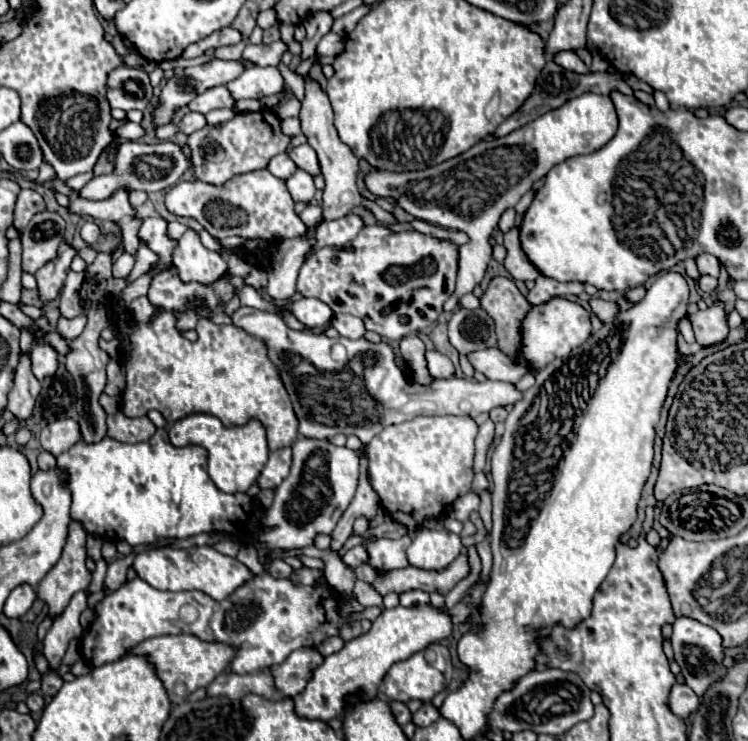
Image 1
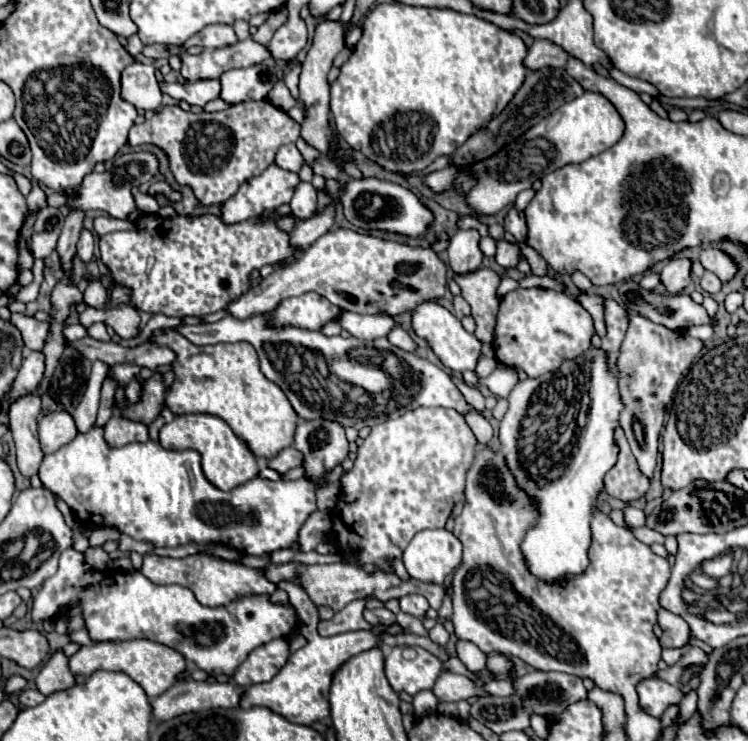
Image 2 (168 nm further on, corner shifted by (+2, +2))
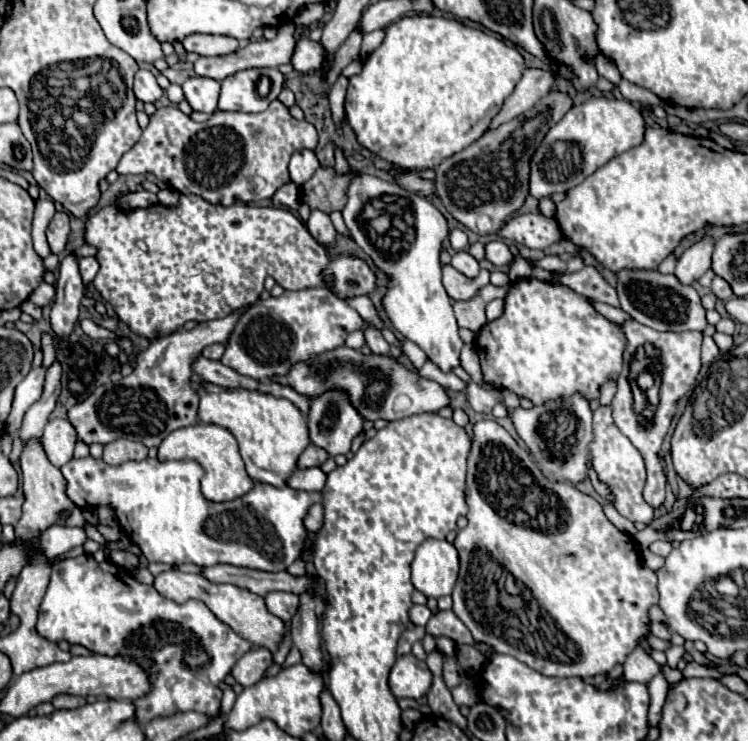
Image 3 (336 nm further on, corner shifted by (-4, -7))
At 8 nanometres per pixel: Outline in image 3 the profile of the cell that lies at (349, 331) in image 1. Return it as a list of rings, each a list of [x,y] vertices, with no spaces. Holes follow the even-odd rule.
[[[368,326],[368,328],[364,330],[364,338],[366,338],[366,346],[368,346],[374,354],[388,354],[390,344],[384,340],[384,336],[382,336],[380,330]]]

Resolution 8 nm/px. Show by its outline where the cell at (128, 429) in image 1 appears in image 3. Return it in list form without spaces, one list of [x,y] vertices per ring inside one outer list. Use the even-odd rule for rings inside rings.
[[[120,438],[120,440],[114,440],[110,444],[104,446],[104,456],[102,460],[106,464],[112,464],[112,466],[118,466],[122,462],[128,462],[128,460],[142,460],[148,456],[148,448],[142,446],[142,442],[132,442],[132,440],[126,440],[126,438]]]

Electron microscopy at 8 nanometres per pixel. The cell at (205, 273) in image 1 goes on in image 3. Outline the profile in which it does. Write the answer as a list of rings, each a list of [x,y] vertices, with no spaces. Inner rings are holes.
[[[274,100],[264,112],[258,114],[242,114],[242,112],[222,112],[216,110],[210,120],[194,122],[188,114],[184,114],[178,106],[166,106],[156,110],[150,118],[150,124],[142,132],[140,140],[122,156],[118,164],[118,174],[146,174],[152,172],[158,180],[166,182],[180,194],[196,194],[210,204],[232,206],[234,202],[254,204],[258,200],[272,198],[274,190],[288,182],[288,160],[292,152],[308,148],[314,150],[318,144],[318,134],[312,124],[306,120],[296,120],[290,116],[288,108]]]

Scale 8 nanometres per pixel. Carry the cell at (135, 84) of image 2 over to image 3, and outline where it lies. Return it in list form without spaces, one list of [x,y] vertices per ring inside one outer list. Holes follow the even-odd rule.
[[[138,70],[134,76],[134,94],[144,104],[156,104],[162,96],[162,88],[156,82],[156,76],[148,70]]]

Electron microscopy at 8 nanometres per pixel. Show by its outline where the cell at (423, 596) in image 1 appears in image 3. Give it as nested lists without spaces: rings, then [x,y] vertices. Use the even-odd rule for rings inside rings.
[[[412,606],[410,608],[410,620],[412,620],[412,624],[416,624],[416,626],[426,626],[426,622],[430,620],[430,610],[428,610],[428,606]]]

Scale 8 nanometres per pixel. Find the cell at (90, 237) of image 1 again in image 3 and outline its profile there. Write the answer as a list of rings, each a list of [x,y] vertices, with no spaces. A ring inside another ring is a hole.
[[[90,256],[90,258],[80,258],[78,266],[80,266],[82,280],[84,280],[84,284],[88,286],[88,284],[96,278],[96,274],[98,274],[98,260],[96,260],[94,256]]]

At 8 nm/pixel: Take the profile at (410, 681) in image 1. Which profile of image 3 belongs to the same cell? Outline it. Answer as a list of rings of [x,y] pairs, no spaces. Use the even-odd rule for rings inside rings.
[[[414,654],[398,656],[396,664],[390,670],[390,690],[396,698],[414,698],[420,700],[428,694],[432,686],[432,672],[424,660],[418,660]]]

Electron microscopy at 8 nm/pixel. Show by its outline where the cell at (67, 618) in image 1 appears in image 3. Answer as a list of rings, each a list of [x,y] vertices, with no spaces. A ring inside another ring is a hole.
[[[58,694],[52,698],[54,708],[78,708],[84,704],[86,704],[86,700],[82,696],[72,696],[72,694]]]

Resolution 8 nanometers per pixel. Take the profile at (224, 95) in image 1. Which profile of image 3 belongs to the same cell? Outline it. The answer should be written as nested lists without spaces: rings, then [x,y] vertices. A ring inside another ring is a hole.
[[[188,78],[182,84],[184,96],[192,110],[196,112],[214,112],[218,104],[218,94],[220,94],[220,82],[212,78]]]

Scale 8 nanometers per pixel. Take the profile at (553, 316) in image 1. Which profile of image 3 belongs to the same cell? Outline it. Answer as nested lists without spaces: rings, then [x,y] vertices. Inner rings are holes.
[[[520,280],[512,284],[504,300],[504,314],[482,326],[474,346],[486,382],[498,390],[510,388],[518,396],[530,398],[532,404],[542,404],[546,398],[574,392],[586,394],[590,400],[598,398],[600,386],[620,372],[626,338],[622,338],[620,326],[608,322],[568,286]]]

